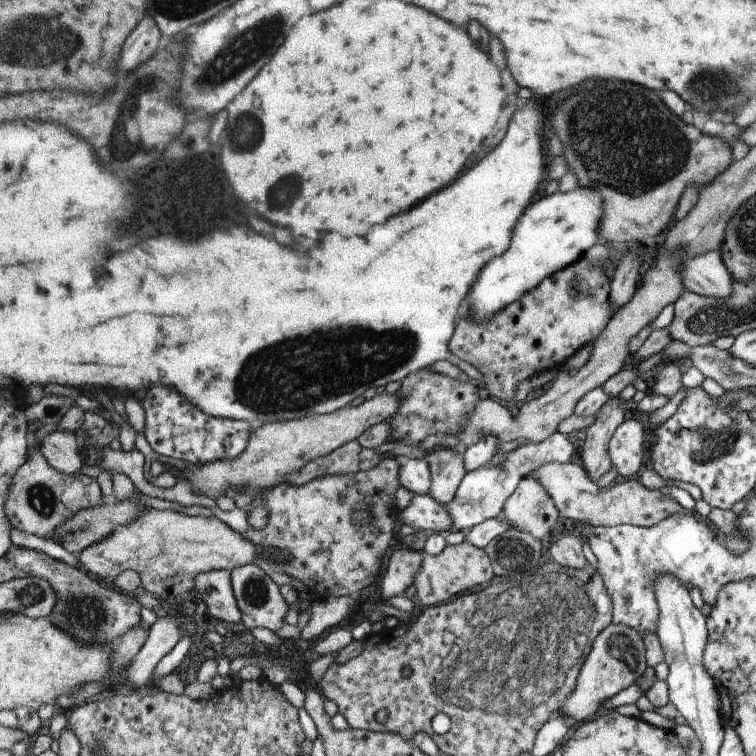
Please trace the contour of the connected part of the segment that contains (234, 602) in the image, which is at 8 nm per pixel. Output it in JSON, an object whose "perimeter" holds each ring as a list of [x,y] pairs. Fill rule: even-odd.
{"perimeter":[[[211,570],[207,574],[199,574],[195,584],[213,618],[219,622],[243,624],[243,610],[239,606],[239,598],[235,596],[231,570]]]}

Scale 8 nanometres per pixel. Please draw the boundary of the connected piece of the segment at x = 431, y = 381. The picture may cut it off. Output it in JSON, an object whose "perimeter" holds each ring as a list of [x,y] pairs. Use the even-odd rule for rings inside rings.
{"perimeter":[[[433,370],[411,374],[397,390],[397,398],[401,400],[399,412],[387,420],[391,424],[389,442],[419,446],[421,442],[425,442],[429,436],[435,436],[435,434],[459,436],[469,428],[471,418],[481,404],[481,396],[477,388],[479,388],[477,384],[455,380],[443,374],[437,374]]]}

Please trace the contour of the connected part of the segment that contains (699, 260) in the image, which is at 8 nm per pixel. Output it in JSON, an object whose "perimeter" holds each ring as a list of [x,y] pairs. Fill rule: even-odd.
{"perimeter":[[[707,252],[703,256],[695,256],[691,260],[687,260],[687,254],[685,254],[685,260],[681,264],[681,276],[683,276],[683,286],[685,286],[685,292],[695,292],[699,296],[707,296],[707,298],[715,298],[715,300],[729,300],[733,296],[733,280],[725,268],[725,264],[721,262],[721,256],[719,252]]]}

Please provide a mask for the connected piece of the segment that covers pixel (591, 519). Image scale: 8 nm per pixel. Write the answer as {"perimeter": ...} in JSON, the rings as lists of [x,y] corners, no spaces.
{"perimeter":[[[571,462],[569,464],[545,464],[543,468],[535,470],[531,476],[539,478],[547,486],[551,496],[555,498],[555,508],[557,508],[557,516],[559,518],[569,518],[573,522],[587,522],[593,528],[617,528],[617,526],[653,528],[655,524],[663,522],[665,518],[685,512],[685,508],[681,508],[673,498],[667,496],[667,490],[649,490],[639,480],[625,480],[619,486],[615,484],[613,488],[599,488],[581,466],[571,464]]]}

